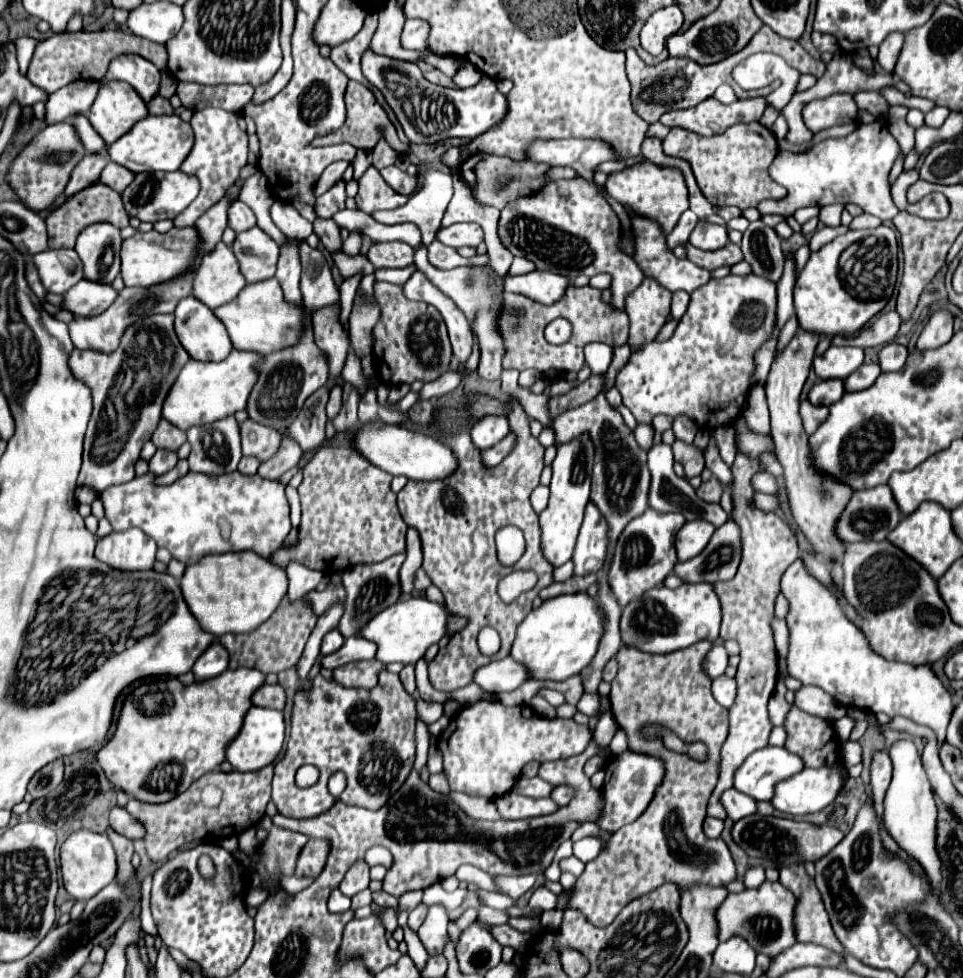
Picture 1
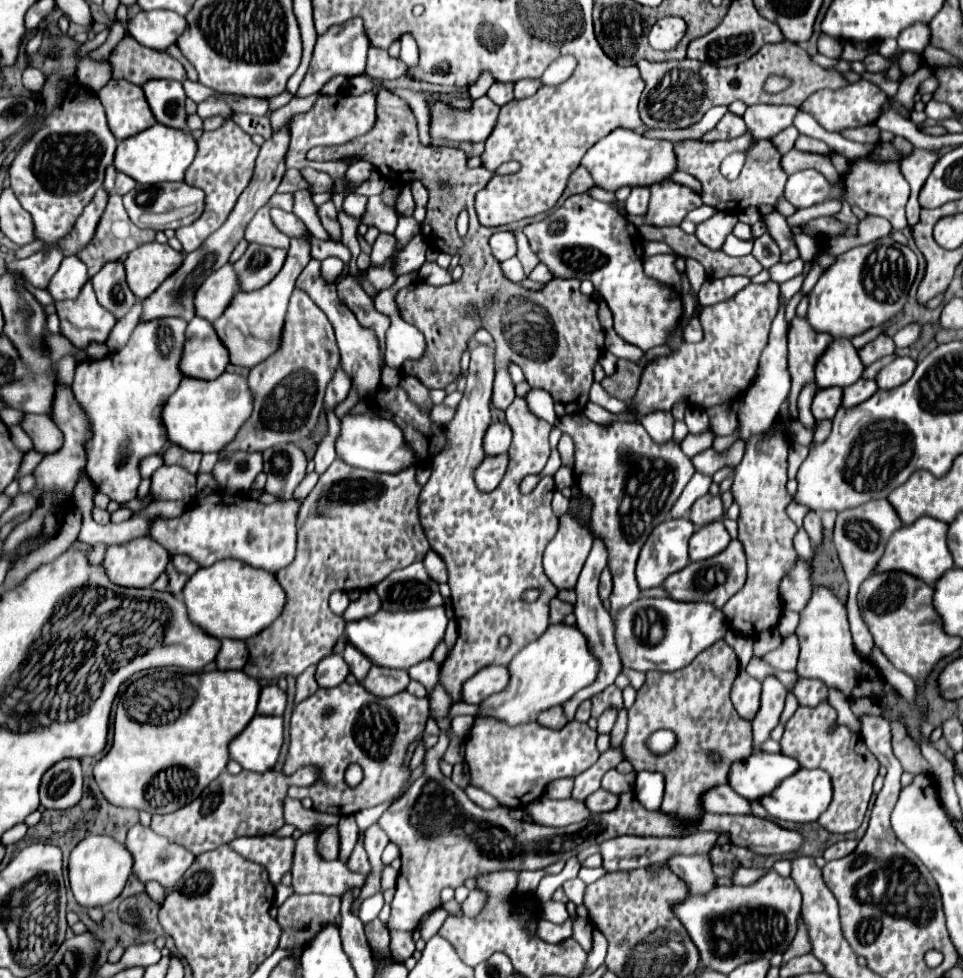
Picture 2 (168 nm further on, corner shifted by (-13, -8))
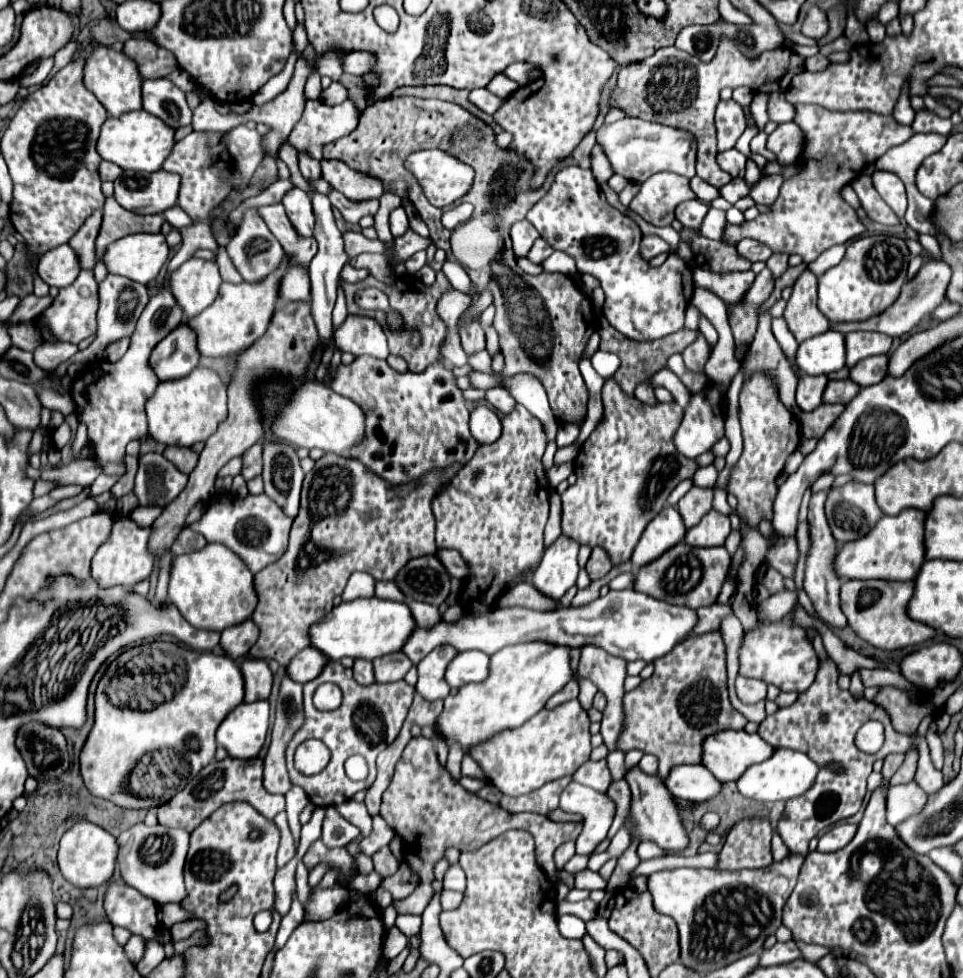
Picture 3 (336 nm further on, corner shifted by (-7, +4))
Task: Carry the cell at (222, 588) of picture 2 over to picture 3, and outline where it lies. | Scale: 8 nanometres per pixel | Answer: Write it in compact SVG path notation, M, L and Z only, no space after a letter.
M206 544L198 552L176 556L170 570L168 598L194 628L216 632L242 624L242 620L252 616L258 604L252 572L230 548L222 544Z

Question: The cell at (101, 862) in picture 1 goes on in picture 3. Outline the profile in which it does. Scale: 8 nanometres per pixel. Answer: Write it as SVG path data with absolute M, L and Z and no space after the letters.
M76 822L70 830L66 830L66 834L60 840L58 864L60 864L62 876L72 886L80 890L88 890L88 888L98 888L112 878L116 856L118 856L118 842L110 832L106 832L104 828L92 822Z

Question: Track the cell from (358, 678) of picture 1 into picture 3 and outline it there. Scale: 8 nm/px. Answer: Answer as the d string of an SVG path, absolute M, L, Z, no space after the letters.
M394 652L390 656L380 656L372 660L374 664L374 676L376 682L396 682L406 676L406 672L412 668L410 658L404 652Z

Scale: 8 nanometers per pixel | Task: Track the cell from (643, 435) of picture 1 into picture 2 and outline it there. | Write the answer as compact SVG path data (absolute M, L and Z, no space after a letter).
M650 412L650 416L644 416L644 420L640 420L640 424L656 442L668 442L672 438L674 418L670 412Z

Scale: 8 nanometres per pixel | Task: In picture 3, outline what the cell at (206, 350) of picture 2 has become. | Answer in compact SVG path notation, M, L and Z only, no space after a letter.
M182 322L154 348L150 366L160 380L174 380L188 376L200 362L196 332Z

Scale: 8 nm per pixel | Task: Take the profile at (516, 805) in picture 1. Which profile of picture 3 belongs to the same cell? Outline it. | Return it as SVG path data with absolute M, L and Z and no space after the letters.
M570 782L560 796L560 808L564 812L582 814L584 830L576 839L576 853L592 854L596 844L608 834L614 818L614 802L602 792L596 792L578 782Z

